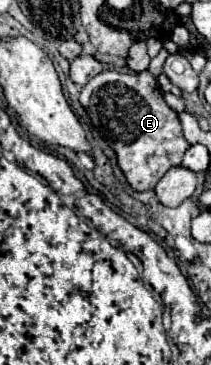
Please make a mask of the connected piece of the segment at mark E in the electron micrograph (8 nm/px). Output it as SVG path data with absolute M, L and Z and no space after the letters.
M106 69L84 85L80 103L88 109L92 123L102 129L104 137L114 147L118 165L136 191L154 189L170 167L180 165L184 151L190 147L182 137L178 113L166 105L158 81L150 71L120 73L116 69Z

